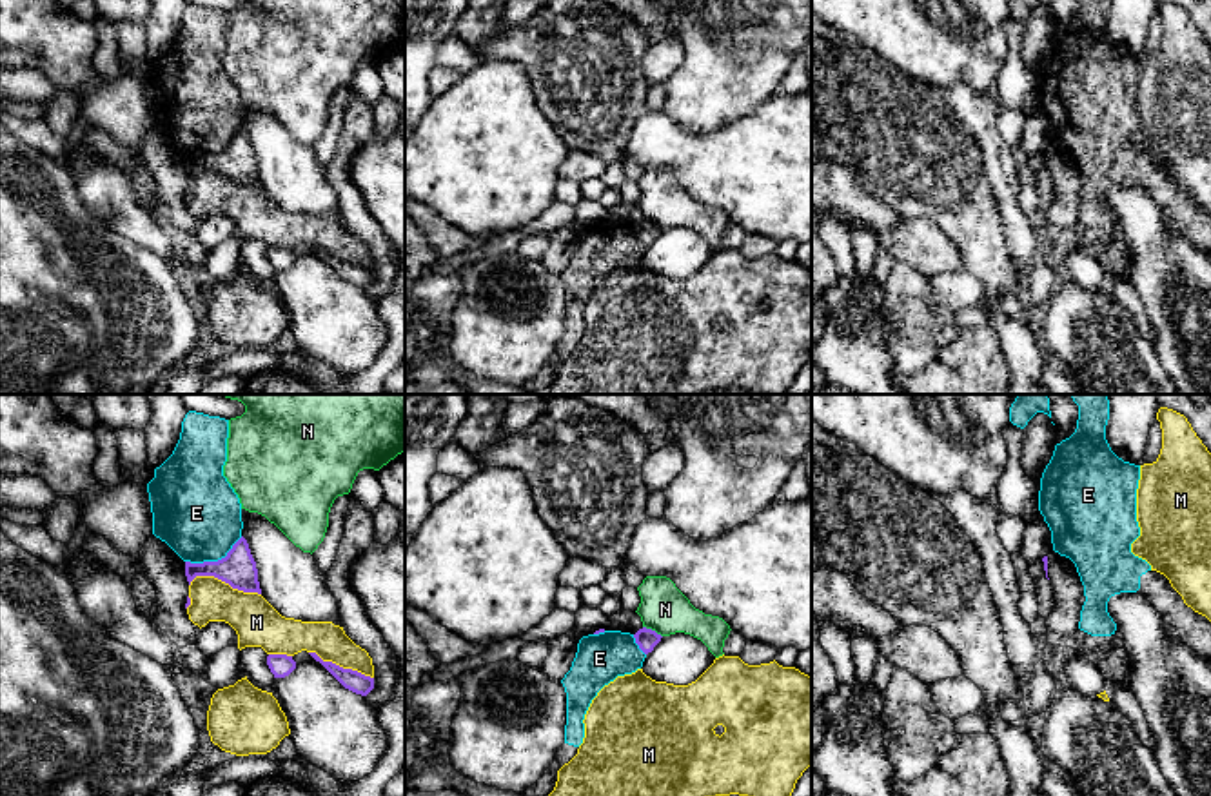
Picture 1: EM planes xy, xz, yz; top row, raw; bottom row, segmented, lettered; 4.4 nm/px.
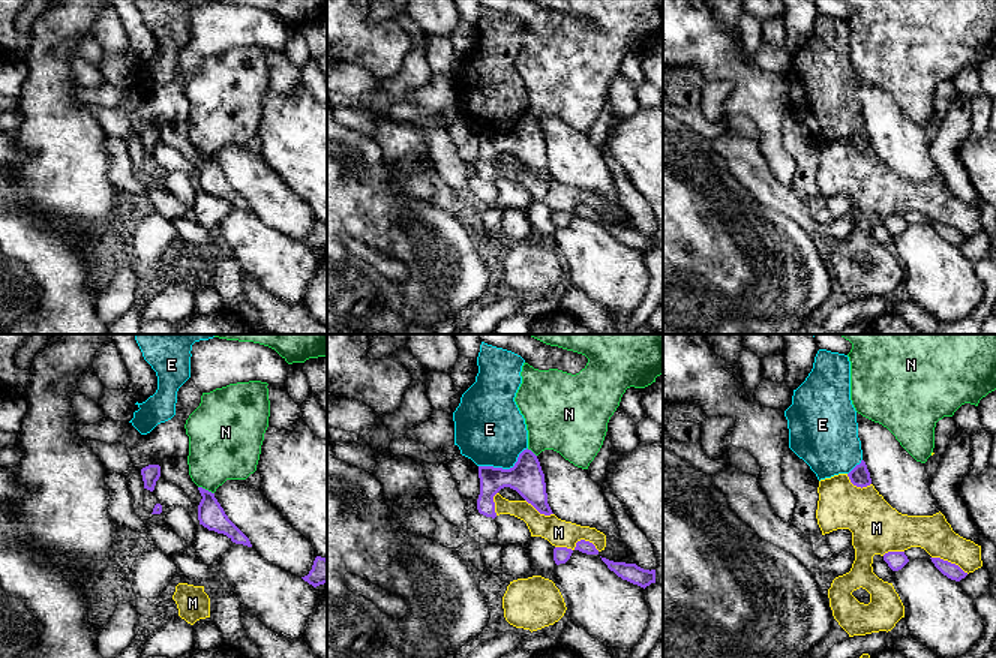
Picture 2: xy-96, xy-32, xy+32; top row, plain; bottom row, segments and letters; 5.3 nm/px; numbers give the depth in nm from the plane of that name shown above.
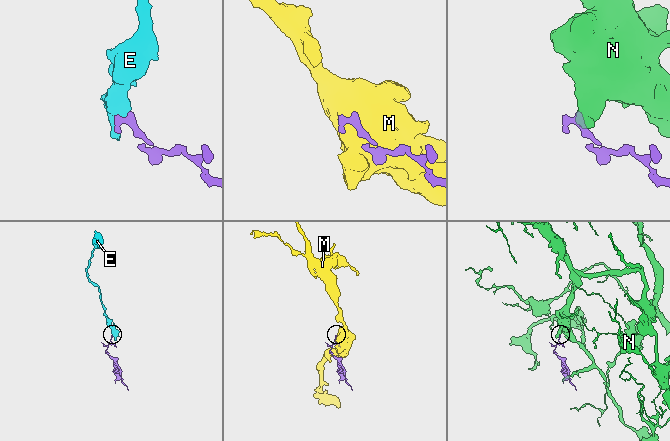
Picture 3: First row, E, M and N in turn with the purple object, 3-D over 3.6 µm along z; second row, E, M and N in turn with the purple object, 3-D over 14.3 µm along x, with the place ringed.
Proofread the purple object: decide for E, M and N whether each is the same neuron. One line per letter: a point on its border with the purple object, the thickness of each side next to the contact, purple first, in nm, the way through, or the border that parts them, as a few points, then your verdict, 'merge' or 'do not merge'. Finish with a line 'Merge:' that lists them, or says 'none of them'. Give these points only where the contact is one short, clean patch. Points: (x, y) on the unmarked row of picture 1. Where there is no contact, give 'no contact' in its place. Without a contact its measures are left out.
E: meets purple in xy at (215, 155); 160 nm thick on the purple side, 380 nm on the other; border along xy (242, 129), (216, 153), (186, 155); do not merge
M: meets purple in xy at (226, 175); 160 nm thick on the purple side, 200 nm on the other; do not merge
N: meets purple in xz at (650, 222); 90 nm thick on the purple side, 220 nm on the other; border along xz (643, 218), (661, 229); do not merge
Merge: none of them

